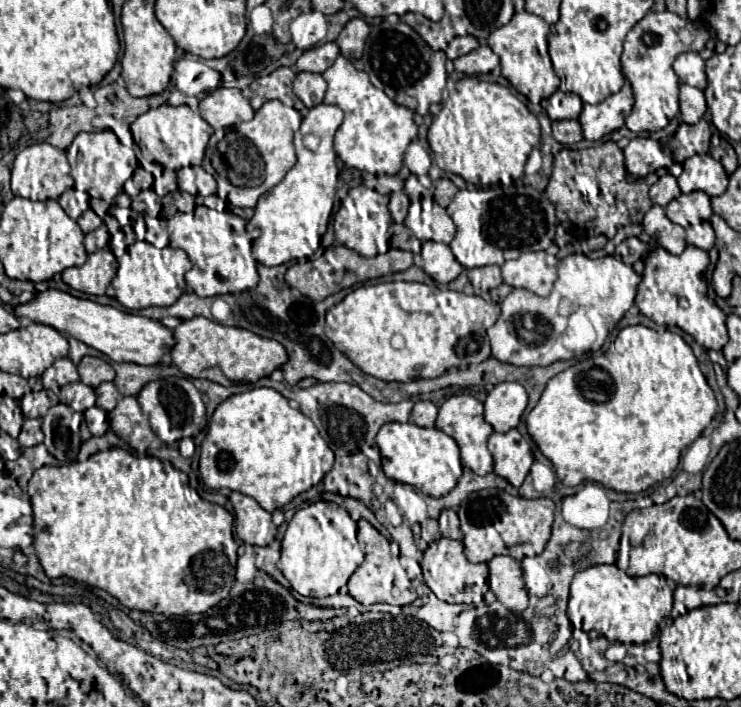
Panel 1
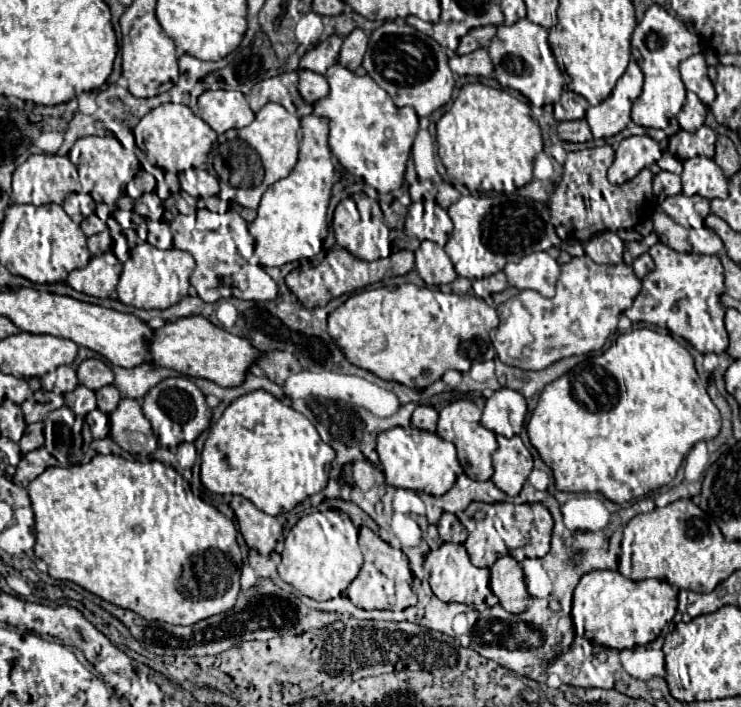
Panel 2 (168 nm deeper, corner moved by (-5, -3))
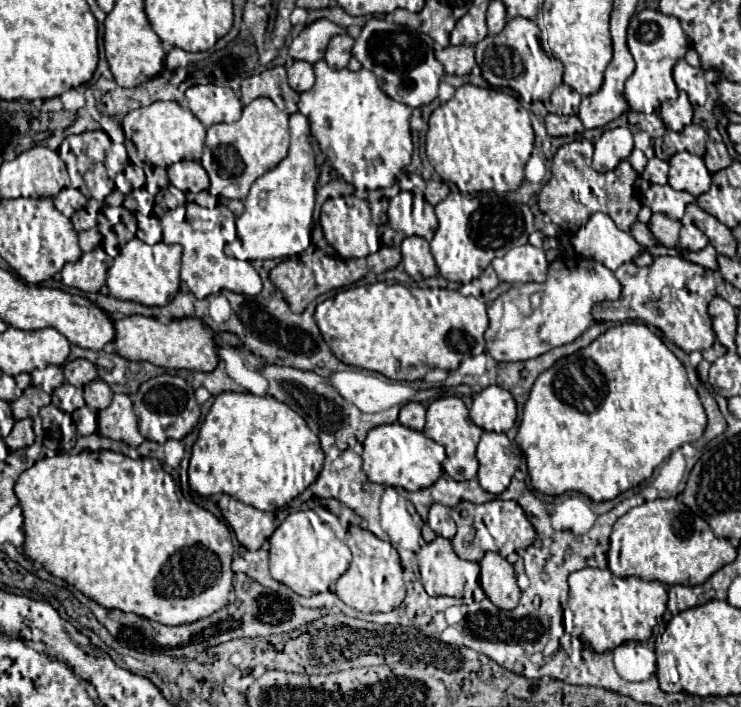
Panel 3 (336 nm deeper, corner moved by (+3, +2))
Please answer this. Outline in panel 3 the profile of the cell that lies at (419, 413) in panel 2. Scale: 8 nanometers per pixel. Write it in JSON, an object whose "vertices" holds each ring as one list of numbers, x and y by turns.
{"vertices":[[407,402,399,412,399,422,413,430,423,430,425,426,425,408,419,402]]}

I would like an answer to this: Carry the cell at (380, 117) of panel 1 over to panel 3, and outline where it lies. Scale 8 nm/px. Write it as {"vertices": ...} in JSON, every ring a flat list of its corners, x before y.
{"vertices":[[319,60,313,68,315,68,317,82,311,90,301,94,299,112,309,118,311,134,317,140,317,144,319,144,321,152,325,154,327,162,331,164,331,168,337,170,343,180,347,180,349,184,353,184,359,190,379,190,379,188,393,186,397,174,411,162,413,146,411,146,409,118,411,118,413,110,409,106,385,96,377,84,375,74,365,68,361,68,359,72,351,72,347,68,335,70,335,68,329,68,325,60]]}

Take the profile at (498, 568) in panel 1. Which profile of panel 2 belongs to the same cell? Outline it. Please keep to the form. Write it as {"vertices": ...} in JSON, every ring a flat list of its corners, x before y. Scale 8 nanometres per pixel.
{"vertices":[[505,555,493,563,489,585,505,611,523,613,527,609,531,595,523,581,523,569,513,557]]}

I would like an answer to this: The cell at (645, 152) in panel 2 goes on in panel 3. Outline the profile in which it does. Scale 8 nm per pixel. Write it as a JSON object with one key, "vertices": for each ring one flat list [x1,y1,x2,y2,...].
{"vertices":[[613,128,603,132,603,136,595,142,593,168,597,172,607,172,617,168,621,160,627,160,633,152,633,132,629,128]]}

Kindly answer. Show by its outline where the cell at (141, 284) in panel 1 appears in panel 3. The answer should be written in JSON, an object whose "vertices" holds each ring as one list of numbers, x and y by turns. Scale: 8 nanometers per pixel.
{"vertices":[[139,238,129,240,113,260,113,266,107,272,109,294,119,300,131,300,145,306,165,306,179,292,181,280,181,256,183,248,179,244,157,242,153,246,141,242]]}

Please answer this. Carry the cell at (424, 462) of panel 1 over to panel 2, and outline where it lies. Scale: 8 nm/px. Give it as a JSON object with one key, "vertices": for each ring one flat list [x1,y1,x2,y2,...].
{"vertices":[[393,427,377,435,377,455,383,467,385,483,391,487,403,487,413,491,423,491,429,495,447,493,453,487,457,475,461,475,461,465,457,461,455,445,437,437,435,433,425,433,413,427]]}

